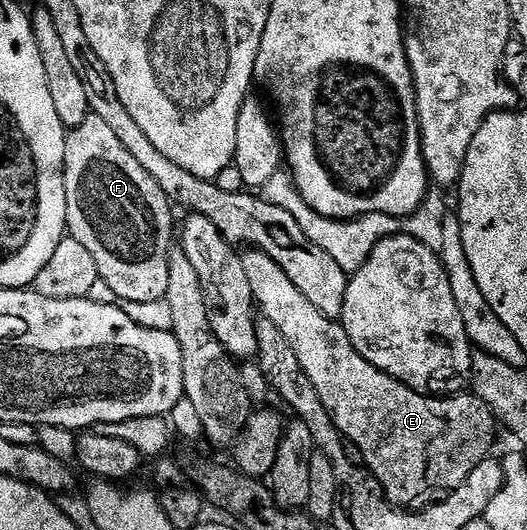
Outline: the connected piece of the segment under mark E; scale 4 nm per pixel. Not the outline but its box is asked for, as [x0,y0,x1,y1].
[240,248,498,508]

